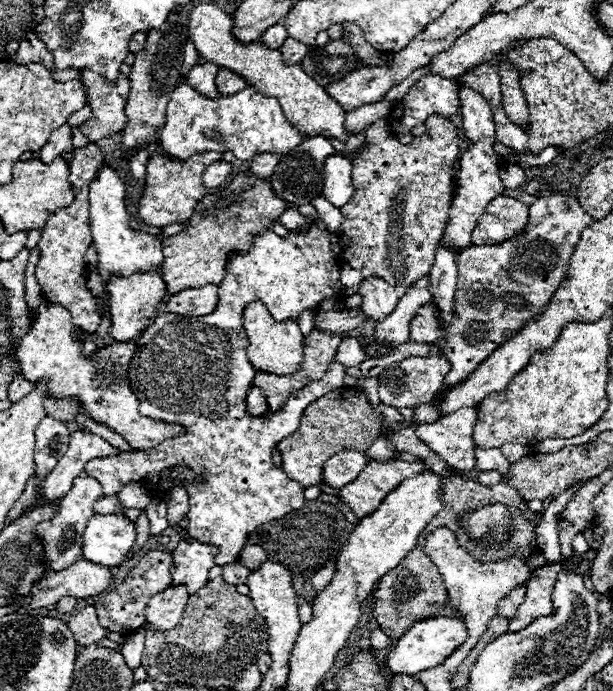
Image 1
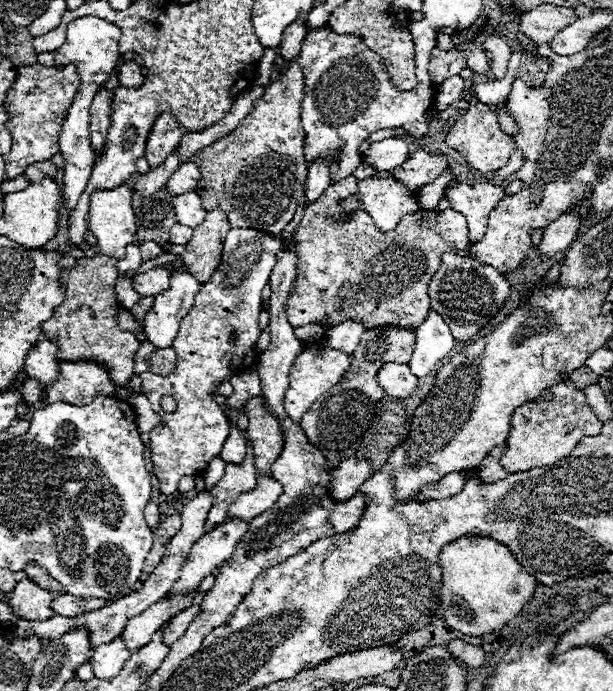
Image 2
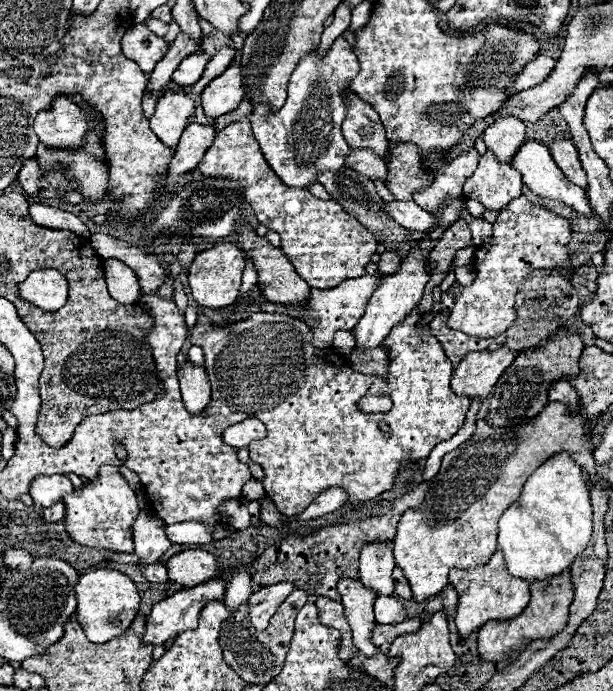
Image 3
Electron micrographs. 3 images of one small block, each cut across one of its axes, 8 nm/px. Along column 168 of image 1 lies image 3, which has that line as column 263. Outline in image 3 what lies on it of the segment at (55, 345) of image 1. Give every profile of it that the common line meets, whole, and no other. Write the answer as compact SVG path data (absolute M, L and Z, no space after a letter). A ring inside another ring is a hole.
M248 418L244 422L238 422L238 424L232 424L224 430L222 438L228 446L240 450L240 448L248 448L248 444L252 440L260 440L266 436L266 426L256 420L256 418Z

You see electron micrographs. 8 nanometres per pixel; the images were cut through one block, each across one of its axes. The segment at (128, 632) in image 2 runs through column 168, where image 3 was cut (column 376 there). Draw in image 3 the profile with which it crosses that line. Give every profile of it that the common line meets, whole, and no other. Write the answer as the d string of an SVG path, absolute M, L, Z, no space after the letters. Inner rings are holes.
M376 596L374 614L380 624L396 624L406 618L406 608L396 596Z

